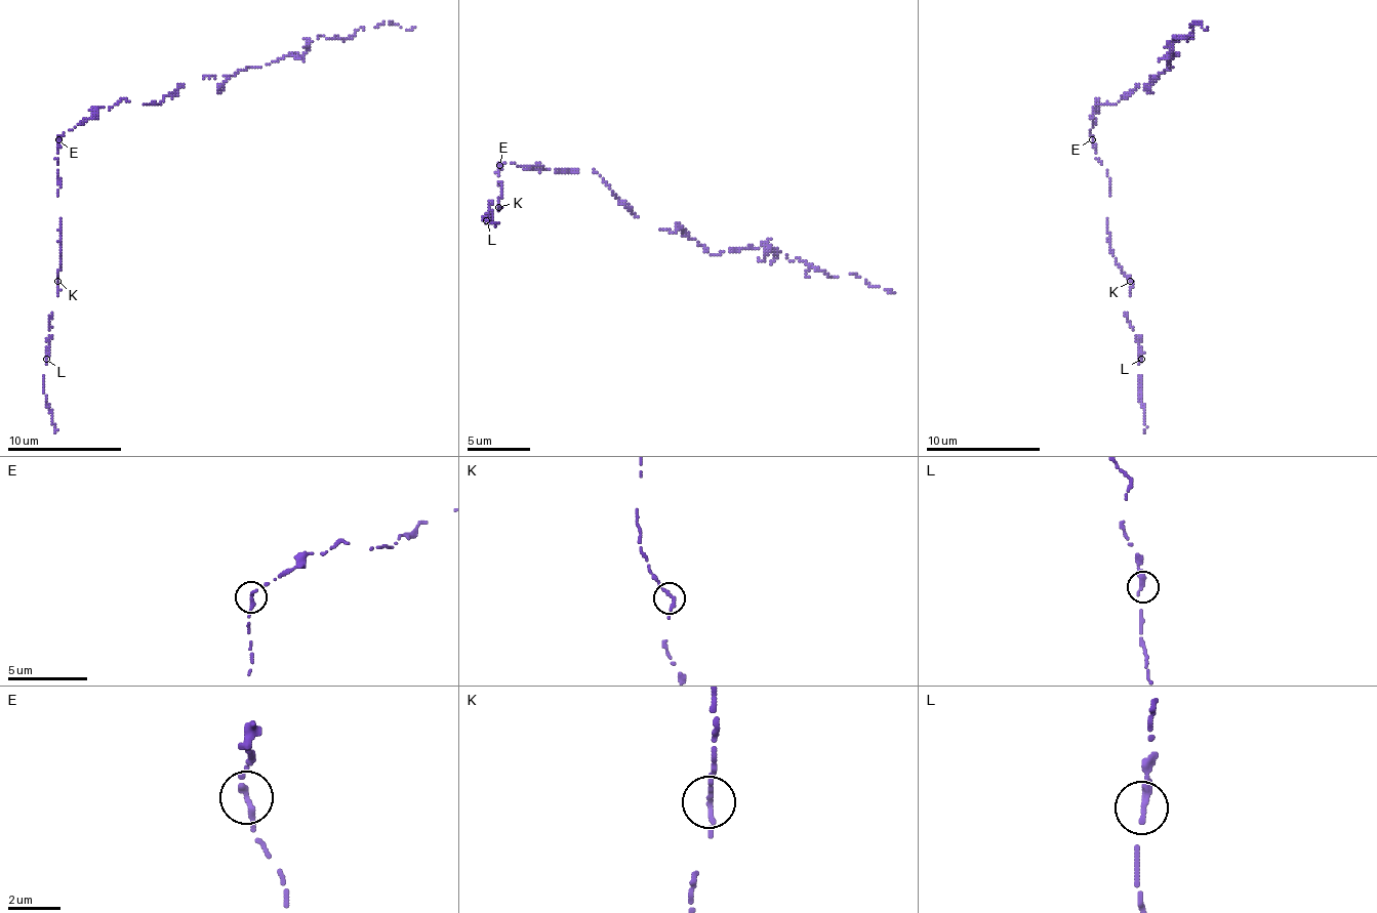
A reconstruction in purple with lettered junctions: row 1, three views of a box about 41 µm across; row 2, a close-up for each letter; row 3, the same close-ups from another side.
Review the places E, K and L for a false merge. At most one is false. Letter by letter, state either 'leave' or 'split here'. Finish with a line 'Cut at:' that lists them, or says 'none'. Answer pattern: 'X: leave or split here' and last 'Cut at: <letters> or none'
E: split here
K: leave
L: leave
Cut at: E

